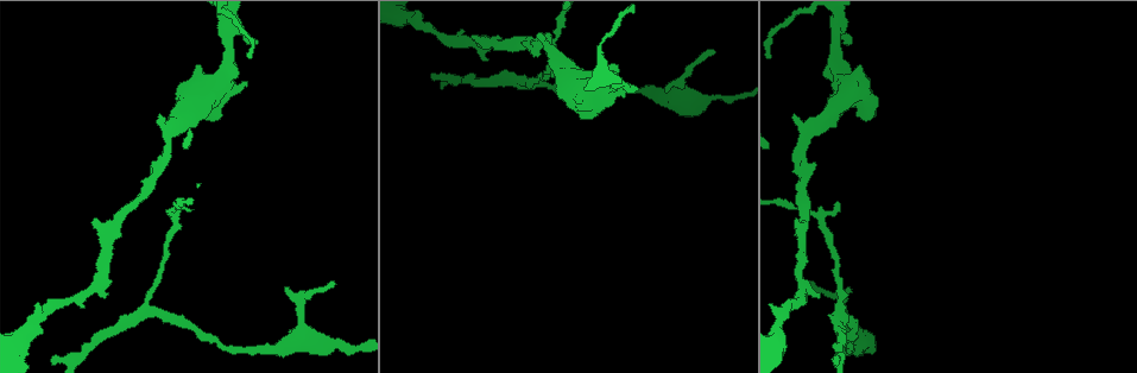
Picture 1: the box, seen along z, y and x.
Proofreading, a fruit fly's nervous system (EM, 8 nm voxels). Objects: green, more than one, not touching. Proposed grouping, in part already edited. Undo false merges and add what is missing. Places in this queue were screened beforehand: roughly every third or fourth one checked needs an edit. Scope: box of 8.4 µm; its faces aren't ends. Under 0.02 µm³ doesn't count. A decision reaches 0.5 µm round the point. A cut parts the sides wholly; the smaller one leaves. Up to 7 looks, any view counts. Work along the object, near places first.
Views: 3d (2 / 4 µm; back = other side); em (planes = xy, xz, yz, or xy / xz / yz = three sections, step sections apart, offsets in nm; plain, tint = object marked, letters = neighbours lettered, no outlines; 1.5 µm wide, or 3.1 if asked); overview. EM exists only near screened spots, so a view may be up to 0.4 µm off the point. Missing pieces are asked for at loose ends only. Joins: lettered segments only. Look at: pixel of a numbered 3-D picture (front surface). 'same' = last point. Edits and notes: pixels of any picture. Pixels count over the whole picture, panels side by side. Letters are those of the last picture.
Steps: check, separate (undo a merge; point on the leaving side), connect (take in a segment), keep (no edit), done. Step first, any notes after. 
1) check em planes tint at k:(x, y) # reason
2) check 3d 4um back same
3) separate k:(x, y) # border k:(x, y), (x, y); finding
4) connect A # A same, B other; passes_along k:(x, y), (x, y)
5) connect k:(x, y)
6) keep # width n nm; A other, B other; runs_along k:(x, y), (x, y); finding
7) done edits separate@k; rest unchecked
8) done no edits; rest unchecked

check em planes letters at 1:(812, 211) # thin neck

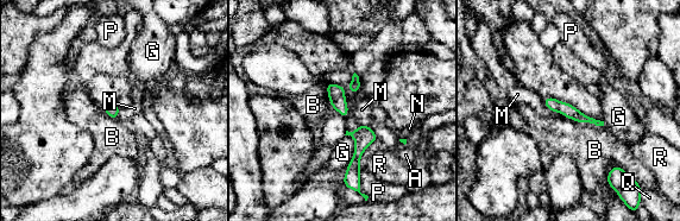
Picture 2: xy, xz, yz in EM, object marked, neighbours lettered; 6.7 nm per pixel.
keep # longest_contact B 280 nm; A other, B other, G other, M other, N other, P other, Q other, R other; border 2:(328, 82), (342, 88), (348, 105); continuous, no second neuron

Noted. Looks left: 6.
check 3d 4um at 1:(212, 119) # stops while still wide

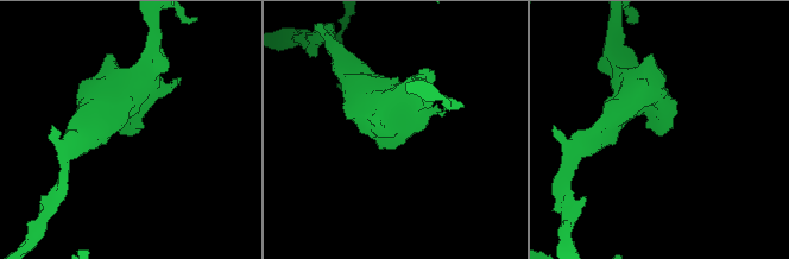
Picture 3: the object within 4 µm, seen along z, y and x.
check em xz step 8 letters at 3:(131, 132) # now the EM

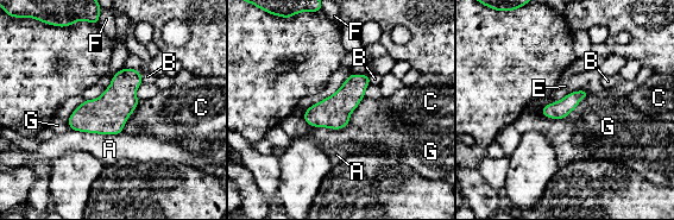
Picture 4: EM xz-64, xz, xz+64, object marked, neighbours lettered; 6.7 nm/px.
keep # longest_contact G 440 nm; A other, B other, C other, E other, F other, G other; no lettered segment goes on from it

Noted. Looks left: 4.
check 3d 2um back at 1:(149, 312) # a fork

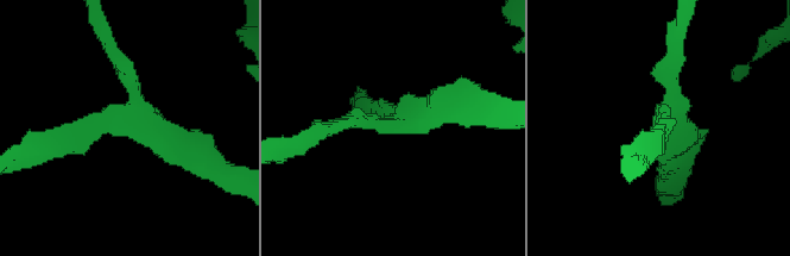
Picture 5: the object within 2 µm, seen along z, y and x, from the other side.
check em planes plain at 5:(116, 121) # arms 3

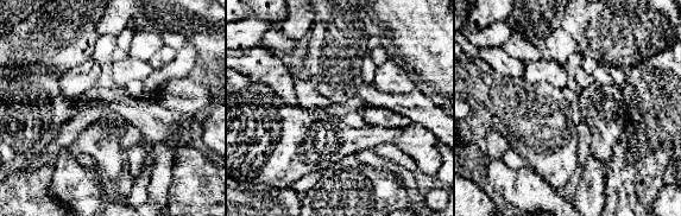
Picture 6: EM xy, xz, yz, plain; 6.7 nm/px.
check em planes letters same

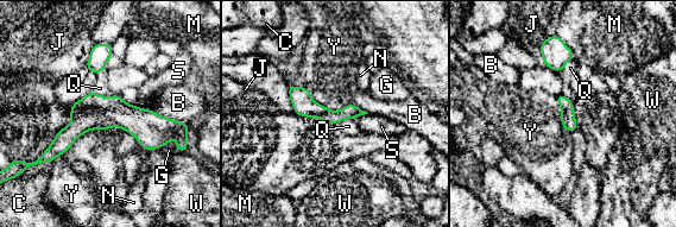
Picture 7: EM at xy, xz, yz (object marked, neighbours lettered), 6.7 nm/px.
keep # width 100 nm; B other, C other, G other, J other, M other, N other, Q other, S other, W other, Y other; all the same neuron

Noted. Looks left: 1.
done no edits; rest unchecked

